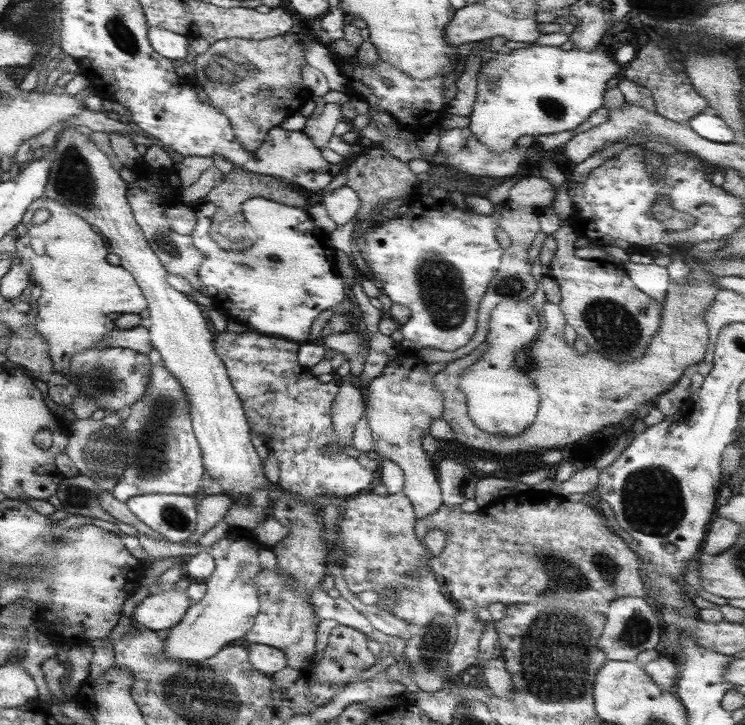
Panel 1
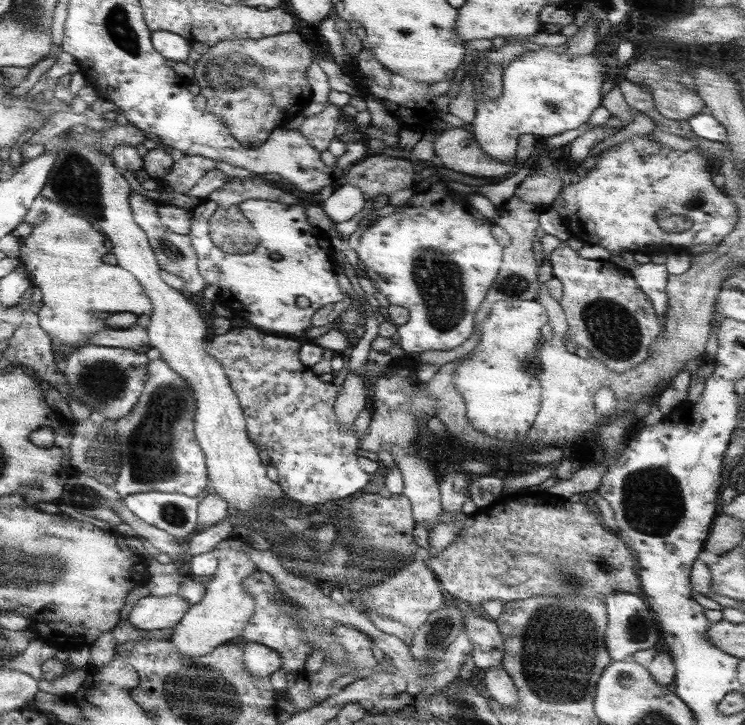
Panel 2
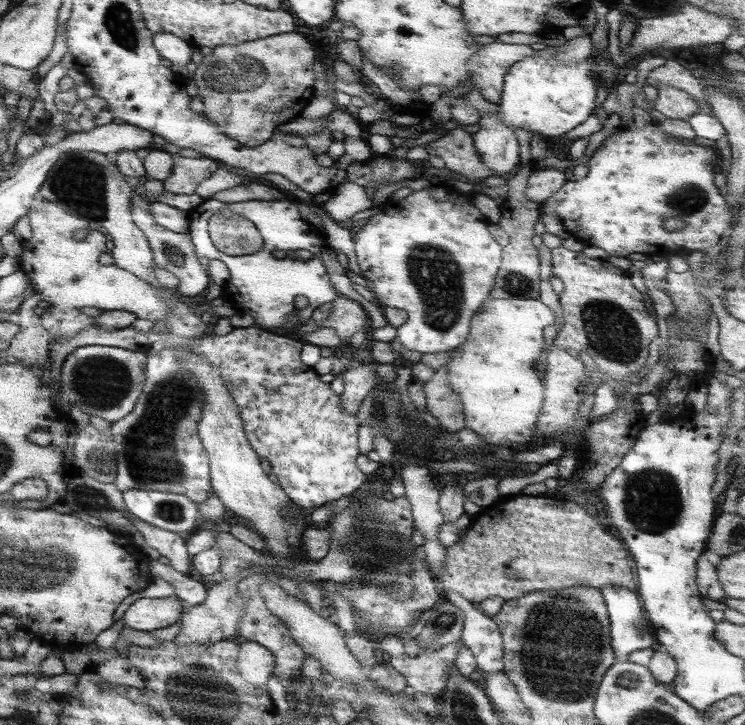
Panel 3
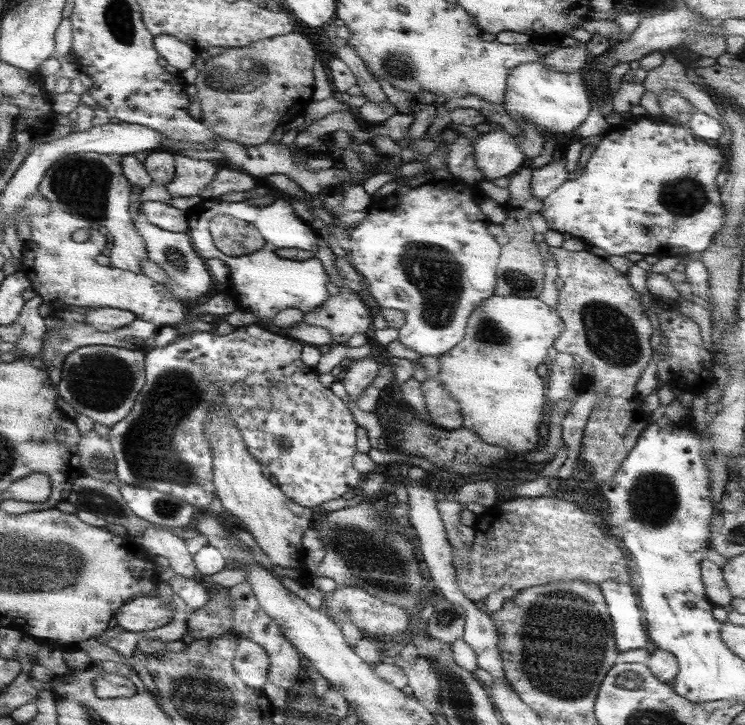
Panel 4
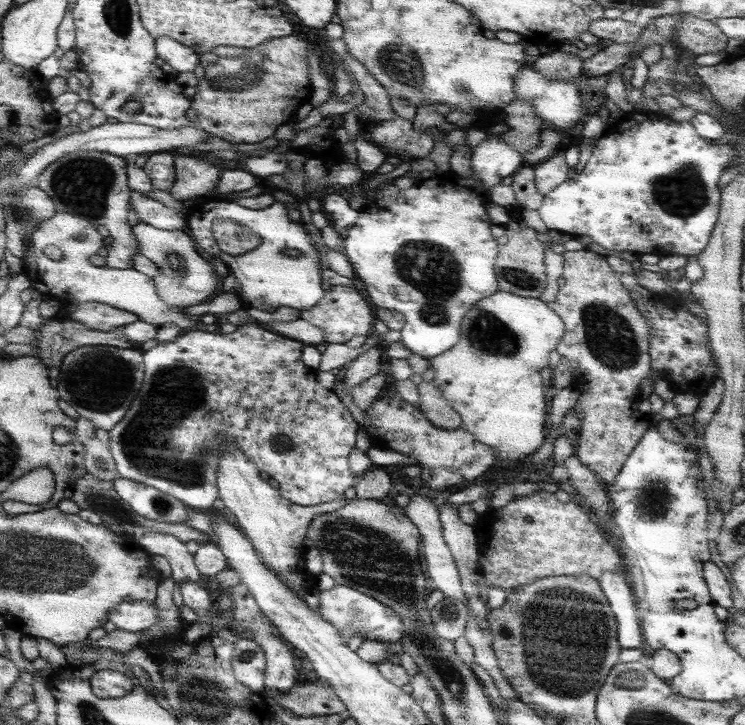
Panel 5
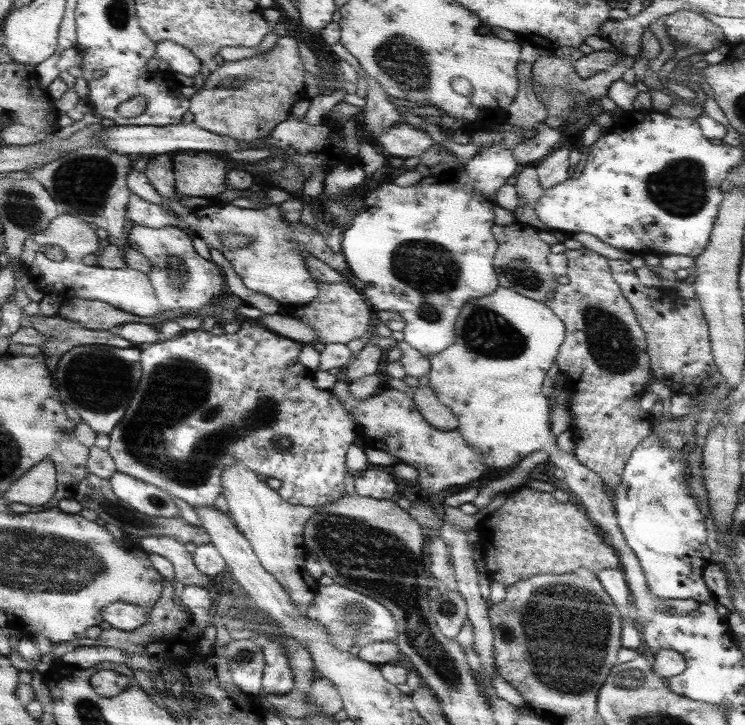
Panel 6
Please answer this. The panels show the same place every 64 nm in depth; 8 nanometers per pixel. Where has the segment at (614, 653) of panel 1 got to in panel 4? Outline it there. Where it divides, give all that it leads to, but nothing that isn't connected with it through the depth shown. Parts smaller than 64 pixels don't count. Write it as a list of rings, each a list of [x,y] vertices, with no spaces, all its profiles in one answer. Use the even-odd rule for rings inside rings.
[[[612,578],[602,580],[598,587],[610,616],[612,635],[619,656],[625,650],[645,648],[648,638],[635,590],[629,584]]]

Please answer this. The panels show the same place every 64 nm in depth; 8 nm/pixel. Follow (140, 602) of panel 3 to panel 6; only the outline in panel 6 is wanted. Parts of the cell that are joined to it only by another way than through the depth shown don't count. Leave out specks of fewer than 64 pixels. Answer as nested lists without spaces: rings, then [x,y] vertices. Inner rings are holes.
[[[112,602],[99,609],[99,616],[113,628],[130,631],[146,621],[148,609],[124,602]]]

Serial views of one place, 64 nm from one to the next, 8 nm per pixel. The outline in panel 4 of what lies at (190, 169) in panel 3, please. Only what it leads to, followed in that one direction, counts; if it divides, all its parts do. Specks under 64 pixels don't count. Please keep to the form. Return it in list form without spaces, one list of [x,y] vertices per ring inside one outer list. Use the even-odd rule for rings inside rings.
[[[178,152],[173,158],[173,178],[165,185],[171,198],[198,196],[217,174],[217,167],[211,161],[191,159]]]

